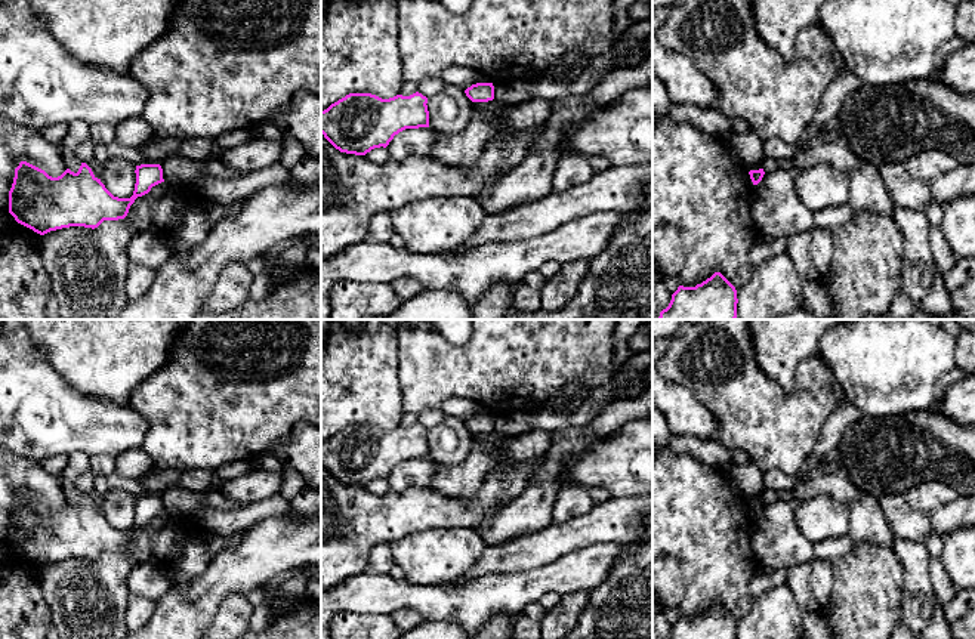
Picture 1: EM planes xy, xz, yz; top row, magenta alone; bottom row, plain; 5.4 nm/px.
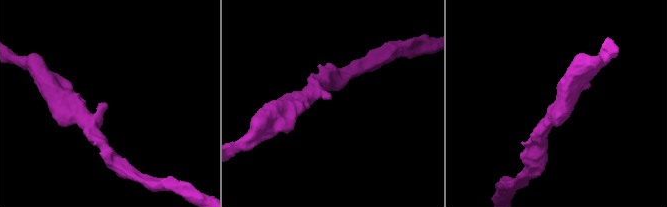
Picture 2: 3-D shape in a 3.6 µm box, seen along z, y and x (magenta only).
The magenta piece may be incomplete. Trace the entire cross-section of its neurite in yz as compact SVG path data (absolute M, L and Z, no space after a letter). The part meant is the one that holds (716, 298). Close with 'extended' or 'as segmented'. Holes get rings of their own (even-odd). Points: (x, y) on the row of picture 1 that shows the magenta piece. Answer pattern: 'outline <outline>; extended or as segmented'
outline M715 272L695 287L679 285L658 320L735 320L737 303L735 287Z; as segmented

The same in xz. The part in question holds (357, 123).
outline M419 92L389 99L349 93L321 111L321 133L340 152L365 155L405 129L429 127L426 104Z; as segmented

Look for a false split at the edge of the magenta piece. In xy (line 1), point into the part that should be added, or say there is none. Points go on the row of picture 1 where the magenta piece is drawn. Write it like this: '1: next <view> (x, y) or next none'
1: next none

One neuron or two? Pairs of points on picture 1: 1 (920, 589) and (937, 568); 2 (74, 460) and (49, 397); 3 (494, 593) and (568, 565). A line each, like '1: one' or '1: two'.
1: two
2: two
3: one

